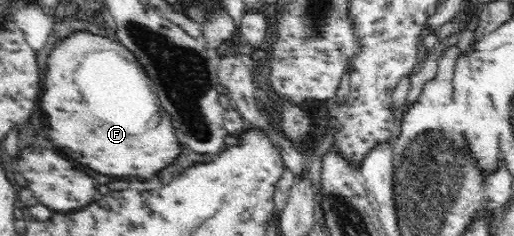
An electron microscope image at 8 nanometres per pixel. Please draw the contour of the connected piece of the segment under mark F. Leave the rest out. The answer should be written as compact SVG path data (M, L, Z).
M75 31L67 35L51 49L43 79L41 109L49 121L49 139L59 149L69 153L71 159L101 175L139 175L140 178L154 176L178 157L181 143L174 132L169 114L160 106L157 95L151 91L155 85L149 79L134 53L117 41L103 35L93 35L89 31Z

